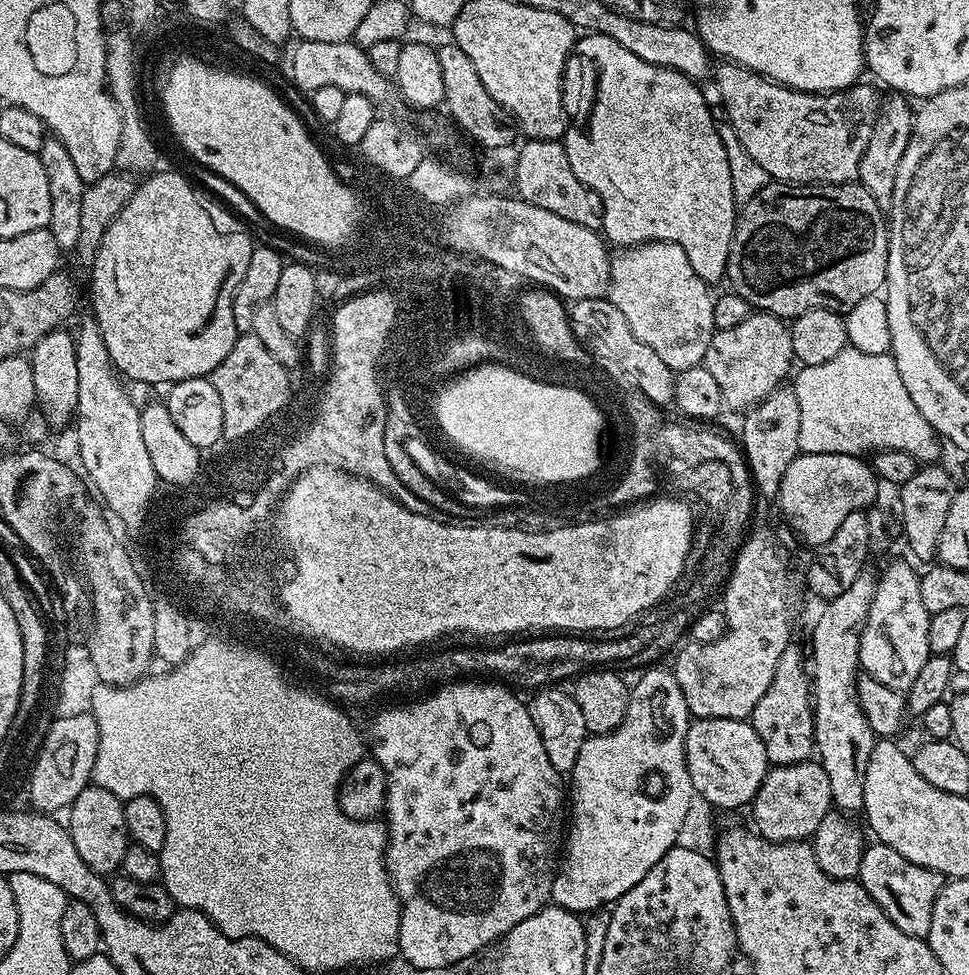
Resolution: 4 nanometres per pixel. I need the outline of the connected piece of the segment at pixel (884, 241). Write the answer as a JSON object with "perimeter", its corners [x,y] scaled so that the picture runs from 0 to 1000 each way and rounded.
{"perimeter":[[[793,187],[789,193],[784,193],[772,206],[763,210],[760,218],[760,231],[753,248],[753,261],[751,262],[750,290],[754,298],[764,303],[775,313],[777,317],[793,320],[797,324],[806,326],[820,326],[832,322],[832,318],[847,316],[848,318],[861,318],[873,322],[890,306],[903,304],[913,294],[916,285],[916,232],[913,218],[898,203],[893,193],[885,187],[878,189],[811,189],[808,187]]]}

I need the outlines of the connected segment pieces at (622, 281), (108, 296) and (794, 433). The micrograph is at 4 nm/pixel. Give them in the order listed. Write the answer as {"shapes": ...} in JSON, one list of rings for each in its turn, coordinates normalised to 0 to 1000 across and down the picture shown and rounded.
{"shapes":[[[[673,246],[670,250],[640,254],[633,257],[630,264],[626,303],[632,312],[642,318],[646,330],[650,330],[650,338],[654,338],[654,343],[658,343],[667,355],[672,355],[683,367],[683,371],[693,377],[695,383],[725,373],[735,343],[740,339],[737,330],[737,299],[729,288],[716,281],[716,273],[712,273],[708,256],[686,246]]],[[[165,176],[162,181],[154,179],[154,185],[146,184],[140,191],[140,197],[126,211],[122,224],[114,228],[109,240],[105,240],[105,248],[97,256],[97,262],[93,268],[95,274],[95,320],[94,323],[99,329],[101,338],[105,343],[105,351],[116,368],[116,374],[125,387],[133,391],[141,390],[144,394],[169,394],[176,396],[184,390],[192,388],[204,388],[205,386],[215,388],[237,363],[237,355],[241,355],[245,347],[244,335],[241,334],[241,302],[246,293],[250,293],[250,284],[254,282],[254,272],[258,269],[258,261],[262,253],[262,247],[255,242],[248,234],[239,231],[239,222],[235,217],[230,217],[223,209],[214,209],[208,202],[202,198],[202,193],[186,176]]],[[[820,397],[800,398],[777,418],[771,419],[767,427],[768,440],[765,441],[762,451],[766,456],[767,468],[771,472],[779,504],[785,510],[788,508],[801,511],[812,478],[827,465],[824,453],[824,433],[828,433],[828,425],[824,422],[824,404]]]]}

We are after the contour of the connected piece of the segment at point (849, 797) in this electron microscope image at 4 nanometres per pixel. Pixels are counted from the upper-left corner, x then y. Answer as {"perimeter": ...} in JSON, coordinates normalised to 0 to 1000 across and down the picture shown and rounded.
{"perimeter":[[[890,589],[869,609],[849,621],[846,633],[838,644],[838,673],[836,669],[836,709],[838,712],[838,735],[842,754],[841,774],[857,798],[857,814],[860,826],[872,835],[888,835],[892,831],[892,807],[894,806],[894,782],[898,782],[898,769],[904,764],[905,754],[898,749],[894,732],[883,719],[883,699],[888,685],[888,647],[896,629],[905,592]]]}

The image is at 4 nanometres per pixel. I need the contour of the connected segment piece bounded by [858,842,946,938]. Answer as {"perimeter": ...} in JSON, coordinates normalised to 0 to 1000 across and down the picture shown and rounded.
{"perimeter":[[[900,864],[893,869],[890,876],[890,888],[885,902],[888,908],[898,917],[898,921],[902,921],[902,925],[906,925],[906,929],[918,942],[918,946],[923,946],[923,950],[927,950],[927,954],[935,954],[935,958],[940,960],[957,961],[960,954],[960,937],[964,935],[964,925],[976,905],[975,899],[956,888],[947,888],[943,884],[931,880],[931,876],[927,876],[927,872],[923,872],[918,868]]]}

